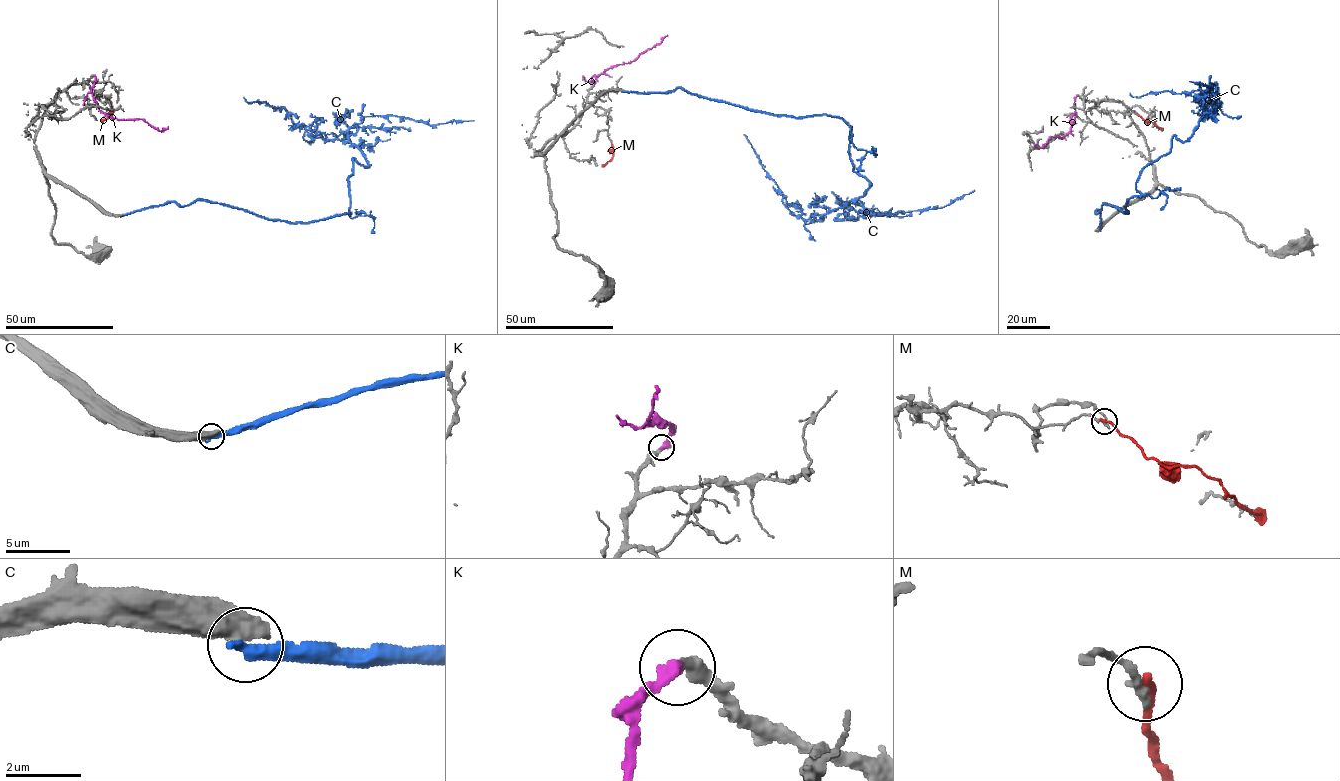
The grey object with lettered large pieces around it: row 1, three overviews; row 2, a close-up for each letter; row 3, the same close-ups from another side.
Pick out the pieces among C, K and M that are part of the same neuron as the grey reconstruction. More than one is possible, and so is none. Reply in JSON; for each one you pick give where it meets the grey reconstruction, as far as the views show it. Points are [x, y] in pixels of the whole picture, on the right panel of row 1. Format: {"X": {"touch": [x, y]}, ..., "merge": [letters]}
{"K": {"touch": [1077, 95]}, "merge": ["K"]}

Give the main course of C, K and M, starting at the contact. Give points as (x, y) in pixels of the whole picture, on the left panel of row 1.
C: (121, 216), (198, 200), (291, 223), (349, 213), (353, 158), (367, 167), (365, 156), (244, 97)
K: (93, 75), (93, 99), (106, 114), (119, 120), (141, 118), (161, 131), (168, 127)
M: (111, 102), (113, 112), (102, 121)

